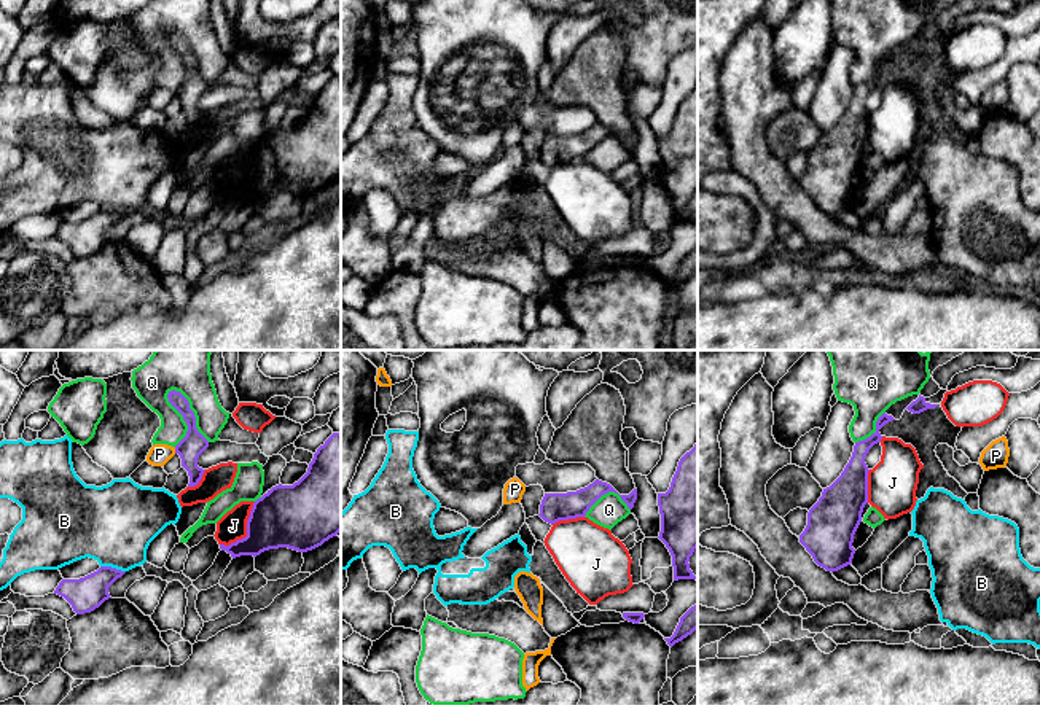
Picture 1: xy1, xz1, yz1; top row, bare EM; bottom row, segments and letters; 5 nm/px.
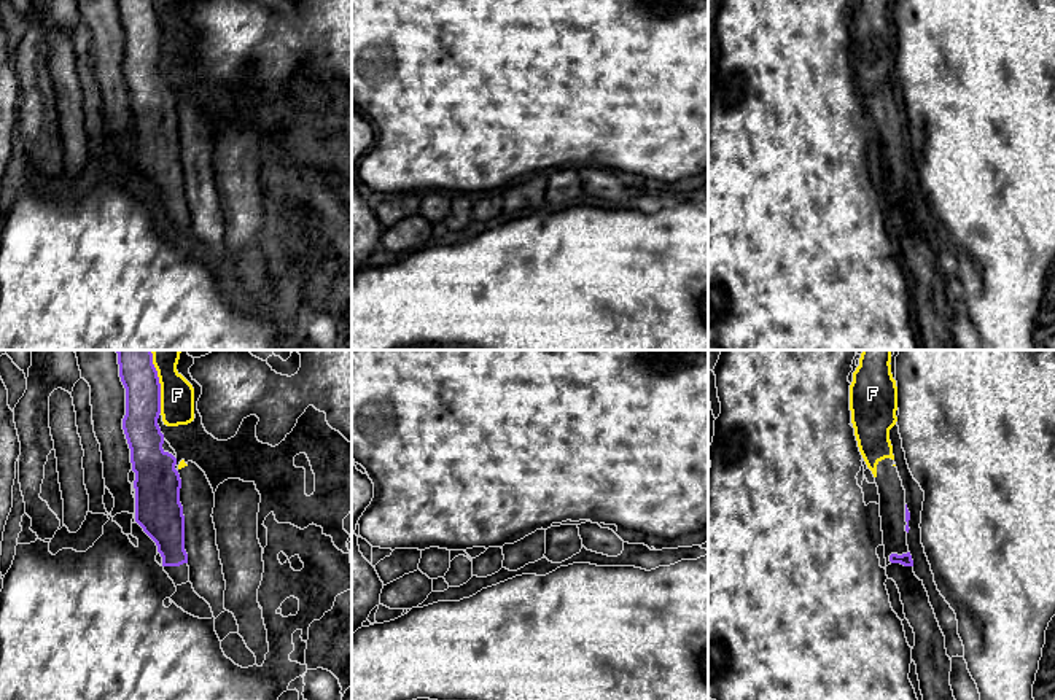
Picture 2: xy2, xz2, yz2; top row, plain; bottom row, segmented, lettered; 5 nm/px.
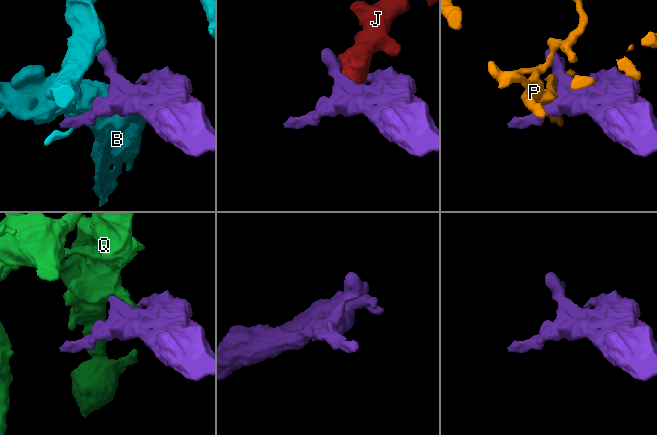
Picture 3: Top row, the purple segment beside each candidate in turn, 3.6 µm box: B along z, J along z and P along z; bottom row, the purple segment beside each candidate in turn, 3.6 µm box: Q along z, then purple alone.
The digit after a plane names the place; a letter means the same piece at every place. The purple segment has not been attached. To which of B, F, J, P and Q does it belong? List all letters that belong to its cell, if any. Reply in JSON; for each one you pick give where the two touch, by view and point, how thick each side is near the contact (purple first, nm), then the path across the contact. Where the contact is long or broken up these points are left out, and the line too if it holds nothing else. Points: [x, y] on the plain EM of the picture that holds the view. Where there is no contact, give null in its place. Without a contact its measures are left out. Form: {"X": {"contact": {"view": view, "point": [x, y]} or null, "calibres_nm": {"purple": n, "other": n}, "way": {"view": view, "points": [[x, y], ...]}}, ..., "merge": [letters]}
{"merge": []}

